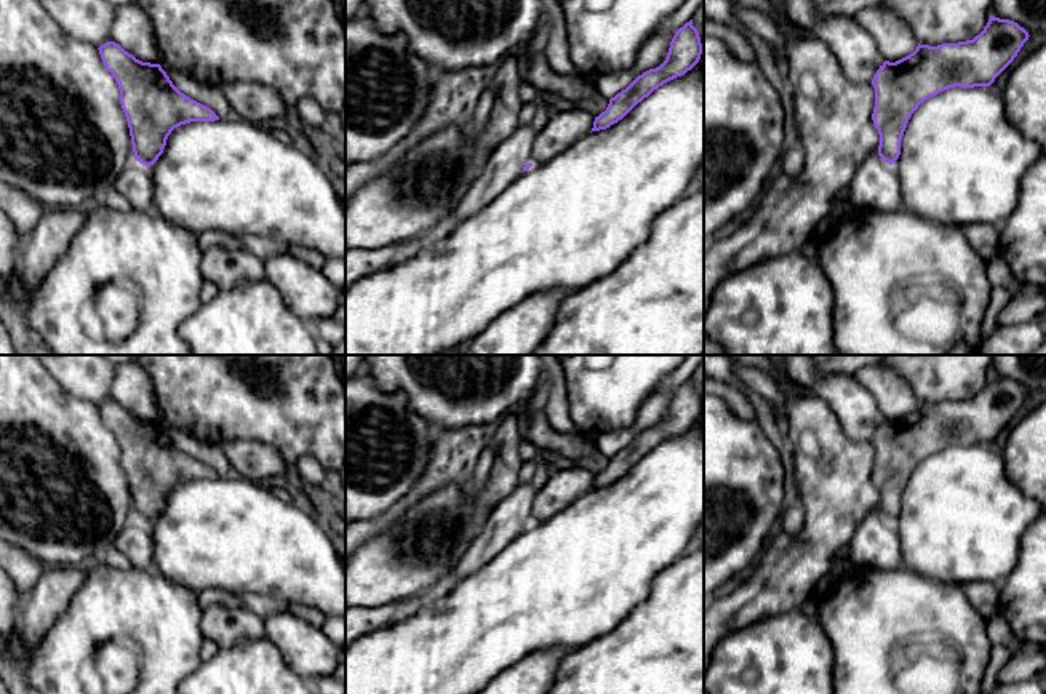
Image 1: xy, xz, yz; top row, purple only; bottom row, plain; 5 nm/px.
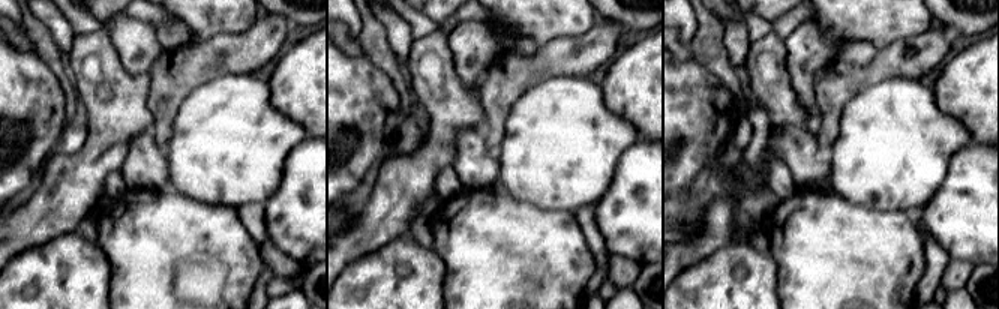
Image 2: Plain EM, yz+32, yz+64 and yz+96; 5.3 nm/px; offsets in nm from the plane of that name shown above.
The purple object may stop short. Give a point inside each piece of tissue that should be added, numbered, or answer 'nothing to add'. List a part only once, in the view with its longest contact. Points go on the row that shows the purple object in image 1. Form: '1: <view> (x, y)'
nothing to add

